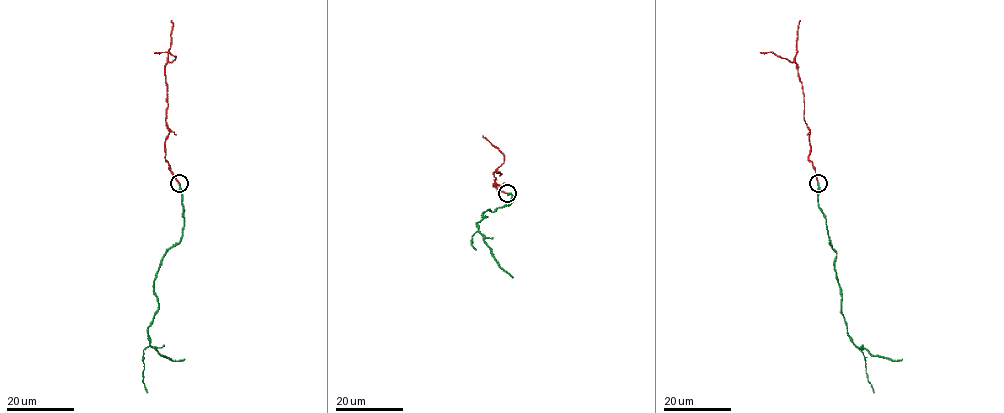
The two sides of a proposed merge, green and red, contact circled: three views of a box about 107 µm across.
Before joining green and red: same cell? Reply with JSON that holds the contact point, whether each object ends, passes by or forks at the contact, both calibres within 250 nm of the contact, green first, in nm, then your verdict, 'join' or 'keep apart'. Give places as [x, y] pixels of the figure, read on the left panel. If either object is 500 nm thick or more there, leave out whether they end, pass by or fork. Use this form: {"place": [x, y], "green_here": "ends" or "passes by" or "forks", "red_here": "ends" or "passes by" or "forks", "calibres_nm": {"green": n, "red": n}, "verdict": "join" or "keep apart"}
{"place": [179, 183], "green_here": "ends", "red_here": "ends", "calibres_nm": {"green": 360, "red": 300}, "verdict": "join"}

